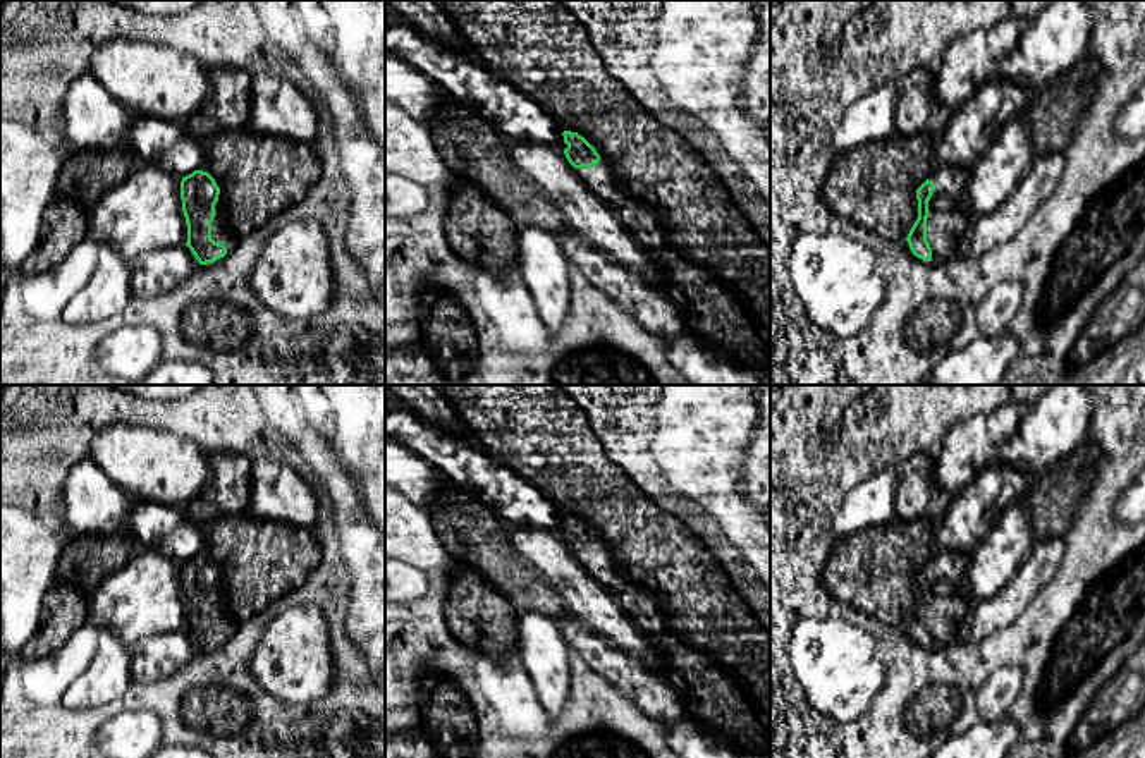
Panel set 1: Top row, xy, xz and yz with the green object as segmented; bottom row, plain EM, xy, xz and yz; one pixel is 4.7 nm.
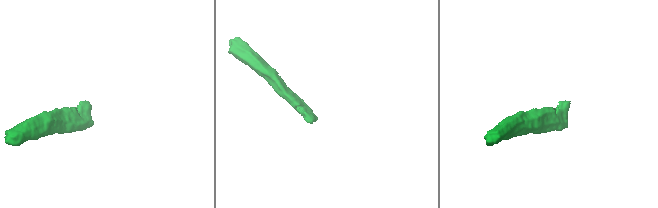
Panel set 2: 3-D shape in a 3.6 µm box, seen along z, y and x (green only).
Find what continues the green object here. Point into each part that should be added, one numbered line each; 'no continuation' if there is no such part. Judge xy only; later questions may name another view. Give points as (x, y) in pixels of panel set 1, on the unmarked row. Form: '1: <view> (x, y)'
1: xy (220, 617)

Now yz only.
1: yz (948, 605)

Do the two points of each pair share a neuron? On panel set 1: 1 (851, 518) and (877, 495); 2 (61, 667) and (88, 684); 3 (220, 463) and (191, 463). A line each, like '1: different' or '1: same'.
1: same
2: different
3: different

